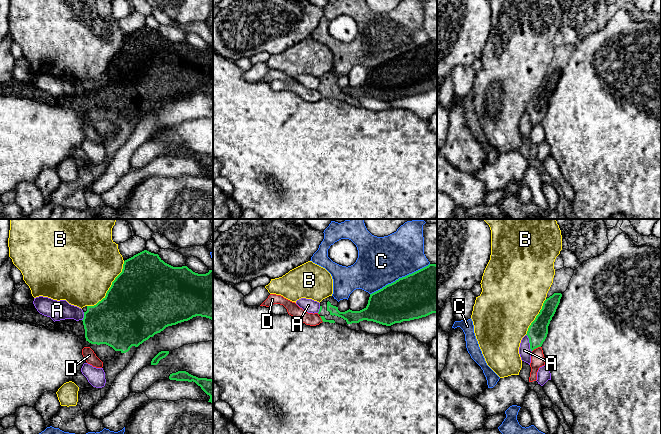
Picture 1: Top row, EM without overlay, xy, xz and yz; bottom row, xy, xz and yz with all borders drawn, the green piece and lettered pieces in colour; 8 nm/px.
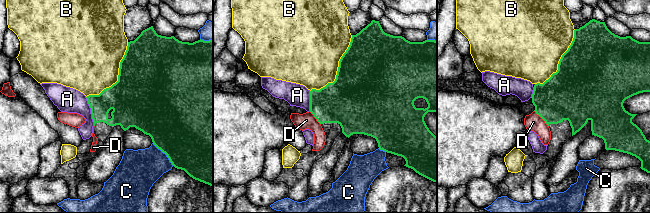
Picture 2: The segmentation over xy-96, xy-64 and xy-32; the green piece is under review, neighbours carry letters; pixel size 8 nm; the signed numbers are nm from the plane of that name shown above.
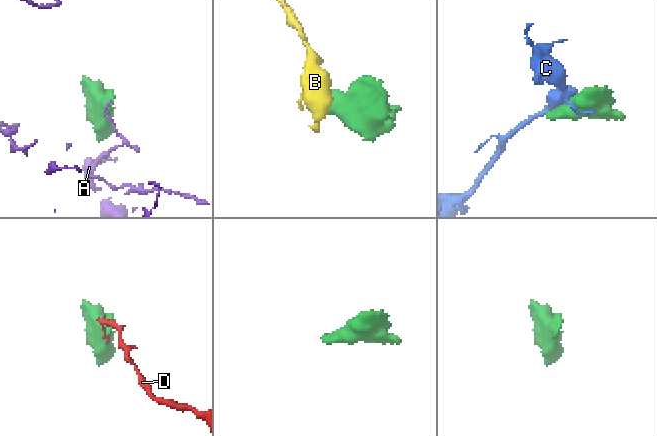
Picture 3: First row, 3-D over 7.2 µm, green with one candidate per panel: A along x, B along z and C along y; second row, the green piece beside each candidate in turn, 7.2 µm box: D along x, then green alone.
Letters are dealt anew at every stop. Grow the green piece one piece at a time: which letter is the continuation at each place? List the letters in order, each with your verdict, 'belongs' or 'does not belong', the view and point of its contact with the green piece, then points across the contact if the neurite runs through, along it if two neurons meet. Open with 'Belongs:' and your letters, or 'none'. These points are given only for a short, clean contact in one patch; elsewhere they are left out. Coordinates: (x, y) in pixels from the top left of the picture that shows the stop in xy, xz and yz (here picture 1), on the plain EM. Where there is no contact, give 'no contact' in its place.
Belongs: none
A: does not belong; contact yz (529, 118); border yz (526, 110), (531, 127)
B: does not belong; contact xy (110, 63)
C: does not belong; contact xz (399, 54)
D: does not belong; contact yz (536, 123); border yz (540, 122), (532, 127)

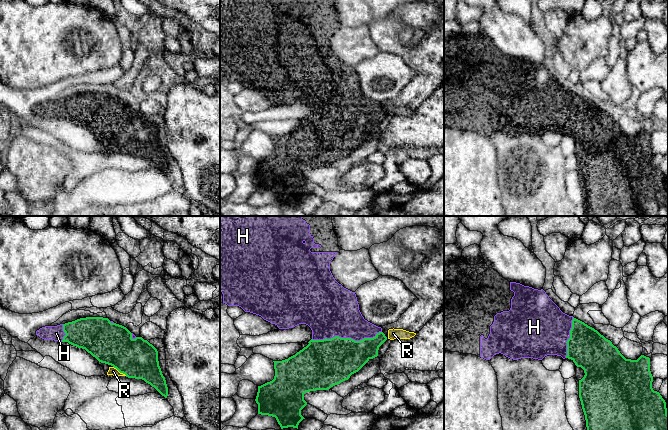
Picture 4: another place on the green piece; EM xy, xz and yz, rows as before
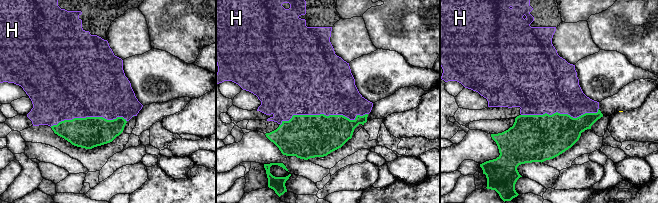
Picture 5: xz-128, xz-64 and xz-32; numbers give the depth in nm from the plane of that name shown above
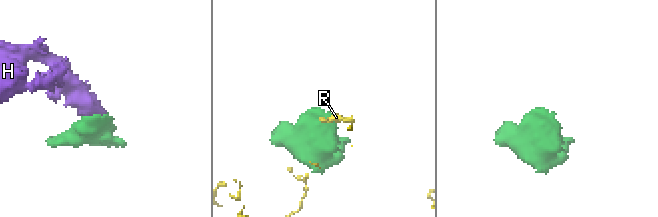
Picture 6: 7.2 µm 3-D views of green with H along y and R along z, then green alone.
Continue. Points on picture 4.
Belongs: H
H: belongs; contact xz (346, 114)
R: does not belong; contact xy (120, 148); border xy (113, 142), (126, 151)

